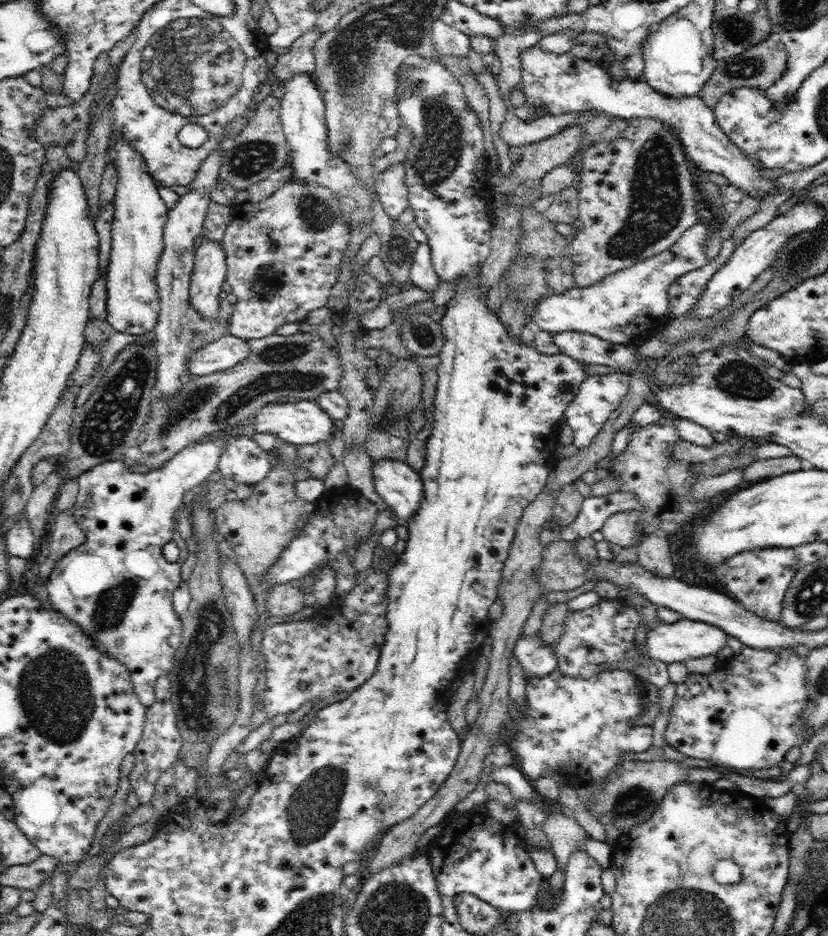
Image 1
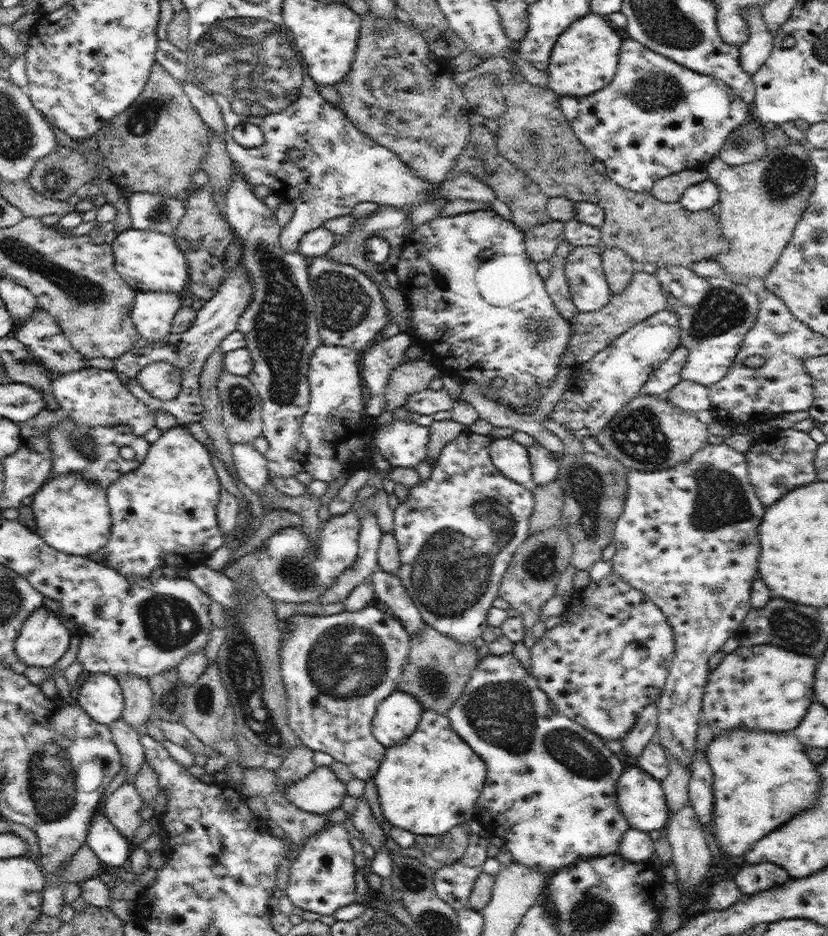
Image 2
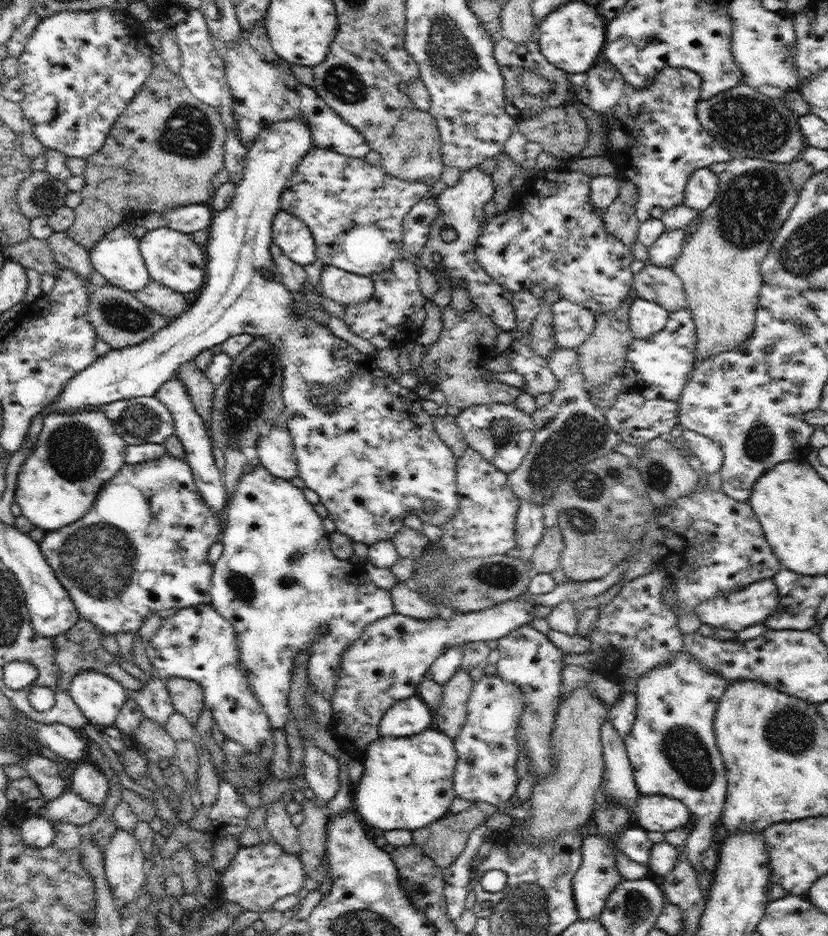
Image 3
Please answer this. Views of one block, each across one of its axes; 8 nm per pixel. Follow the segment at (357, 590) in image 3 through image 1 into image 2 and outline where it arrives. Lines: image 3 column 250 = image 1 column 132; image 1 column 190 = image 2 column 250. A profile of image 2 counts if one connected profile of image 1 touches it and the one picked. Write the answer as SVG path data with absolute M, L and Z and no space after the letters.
M236 443L231 447L239 478L262 500L264 495L260 490L269 481L270 475L266 457L257 448L254 448L253 443Z

